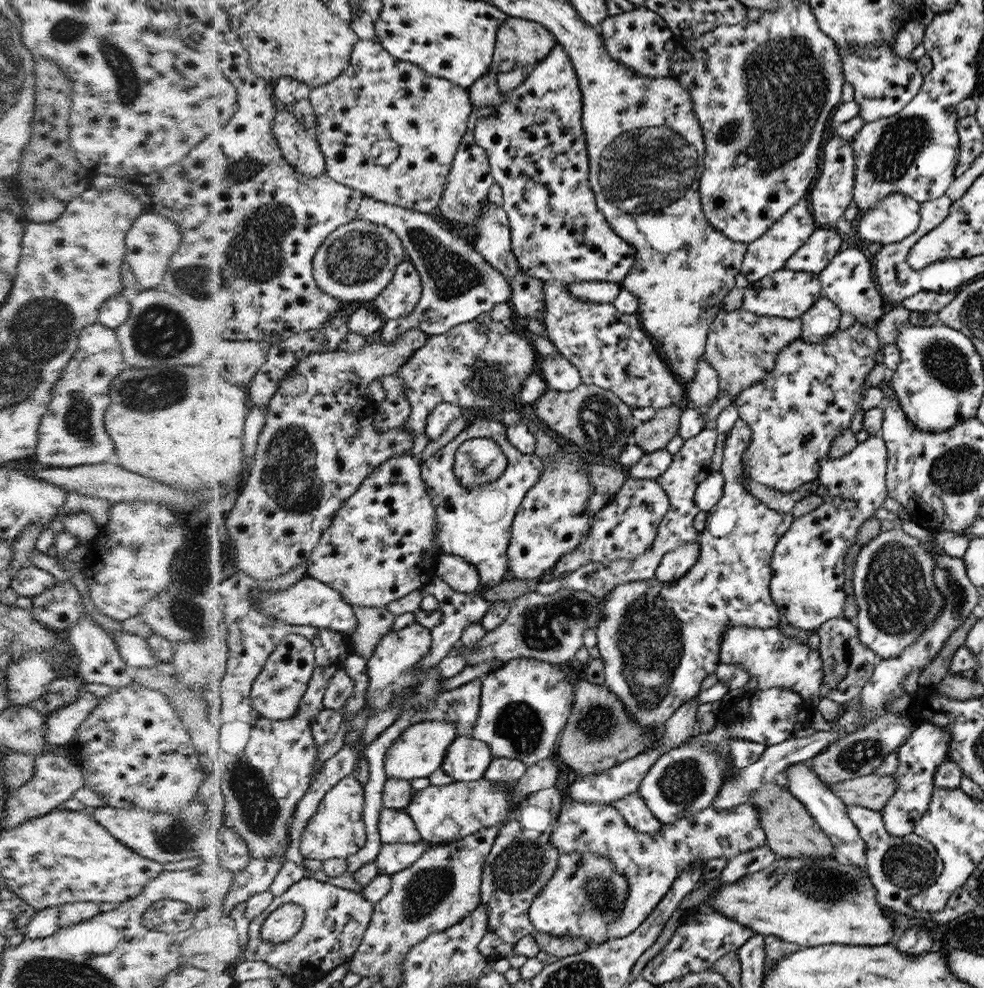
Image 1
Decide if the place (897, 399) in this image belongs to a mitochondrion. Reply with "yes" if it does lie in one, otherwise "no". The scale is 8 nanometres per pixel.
no

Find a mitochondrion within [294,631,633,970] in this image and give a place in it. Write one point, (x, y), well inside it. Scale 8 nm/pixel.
(427, 889)

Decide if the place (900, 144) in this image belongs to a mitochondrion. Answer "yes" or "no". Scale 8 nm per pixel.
yes

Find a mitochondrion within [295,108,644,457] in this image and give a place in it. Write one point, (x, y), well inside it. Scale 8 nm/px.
(451, 275)

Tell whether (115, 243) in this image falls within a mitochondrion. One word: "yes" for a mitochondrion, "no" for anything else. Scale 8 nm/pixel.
no

